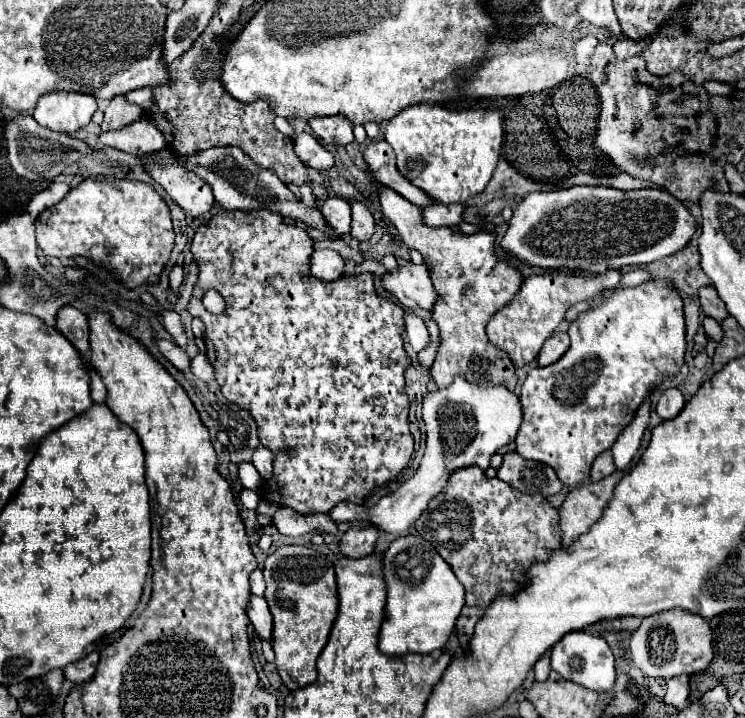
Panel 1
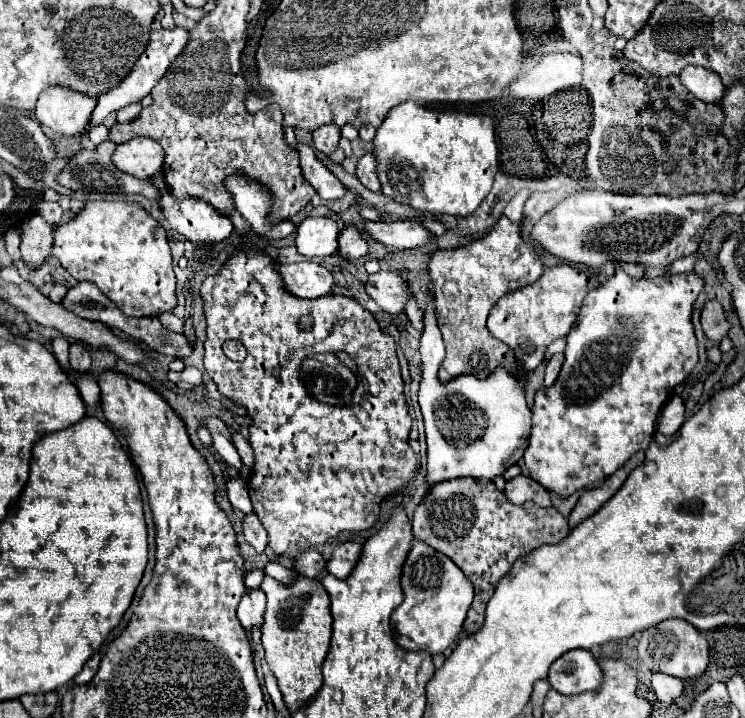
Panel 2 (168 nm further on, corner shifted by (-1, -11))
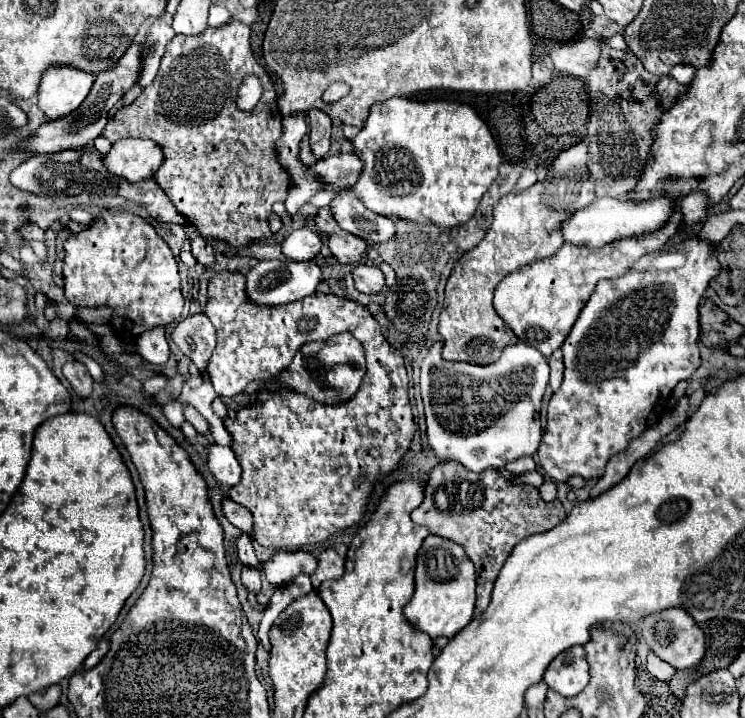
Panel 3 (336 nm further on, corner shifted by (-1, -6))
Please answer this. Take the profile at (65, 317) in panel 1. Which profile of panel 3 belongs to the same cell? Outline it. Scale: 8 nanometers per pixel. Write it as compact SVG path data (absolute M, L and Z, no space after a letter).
M69 361L63 365L63 375L65 379L71 383L73 391L79 395L79 397L89 397L91 391L93 391L93 379L87 371L87 367L79 361Z

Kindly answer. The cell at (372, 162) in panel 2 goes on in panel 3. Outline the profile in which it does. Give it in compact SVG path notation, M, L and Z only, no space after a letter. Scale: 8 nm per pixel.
M339 153L333 157L323 157L317 163L309 165L309 169L315 173L315 177L329 189L329 191L337 191L337 189L345 189L357 183L359 173L363 169L361 159L357 155L351 153Z

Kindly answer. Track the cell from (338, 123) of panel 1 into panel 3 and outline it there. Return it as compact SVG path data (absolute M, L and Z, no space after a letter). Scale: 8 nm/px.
M307 111L309 119L309 137L311 137L311 149L317 159L325 157L329 151L329 137L331 137L331 119L323 111Z

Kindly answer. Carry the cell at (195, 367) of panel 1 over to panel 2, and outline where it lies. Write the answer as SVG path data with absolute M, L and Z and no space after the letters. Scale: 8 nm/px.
M187 366L187 368L181 370L181 372L173 372L173 370L169 370L169 380L175 382L175 384L179 384L179 382L187 382L187 384L193 384L193 386L201 386L201 384L203 384L203 374L201 374L197 368Z

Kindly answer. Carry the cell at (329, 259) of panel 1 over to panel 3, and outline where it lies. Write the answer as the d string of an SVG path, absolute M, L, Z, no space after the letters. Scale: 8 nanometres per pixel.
M259 261L249 273L245 275L247 279L247 295L251 303L257 303L259 307L273 307L273 305L285 305L299 301L307 295L315 293L317 283L321 281L321 271L317 263L305 261L305 263L285 263L285 261Z

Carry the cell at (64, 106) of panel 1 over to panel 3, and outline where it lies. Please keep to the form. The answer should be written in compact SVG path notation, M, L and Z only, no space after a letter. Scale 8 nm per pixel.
M47 67L39 83L39 107L47 119L75 111L89 95L95 77L75 67Z

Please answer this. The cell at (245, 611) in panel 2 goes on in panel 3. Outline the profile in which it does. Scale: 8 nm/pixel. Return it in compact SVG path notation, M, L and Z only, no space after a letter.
M243 567L241 571L241 581L247 587L249 593L259 593L261 589L261 569L259 567Z

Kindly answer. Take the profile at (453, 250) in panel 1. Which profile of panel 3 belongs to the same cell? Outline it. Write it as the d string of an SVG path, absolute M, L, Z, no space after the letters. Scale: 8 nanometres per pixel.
M587 141L561 151L549 165L551 175L545 183L539 181L533 187L509 193L493 207L493 223L483 241L455 265L447 287L445 303L439 319L439 333L443 337L443 359L467 361L475 365L489 365L499 359L507 345L517 343L517 335L509 331L505 321L493 309L493 291L497 283L511 271L551 257L561 245L559 227L573 211L587 207L595 199L595 183L587 169Z

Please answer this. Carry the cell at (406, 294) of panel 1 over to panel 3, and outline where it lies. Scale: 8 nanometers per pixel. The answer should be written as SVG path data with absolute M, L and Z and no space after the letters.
M357 265L353 269L353 281L355 281L355 289L367 295L381 293L385 285L385 277L379 271L379 267L371 267L371 265Z

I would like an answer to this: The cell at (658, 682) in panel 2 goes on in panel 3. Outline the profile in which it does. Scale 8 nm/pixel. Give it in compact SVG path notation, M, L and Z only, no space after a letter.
M655 653L647 655L647 671L657 677L659 681L669 681L673 677L673 667L669 663L665 663L663 659L659 659Z

